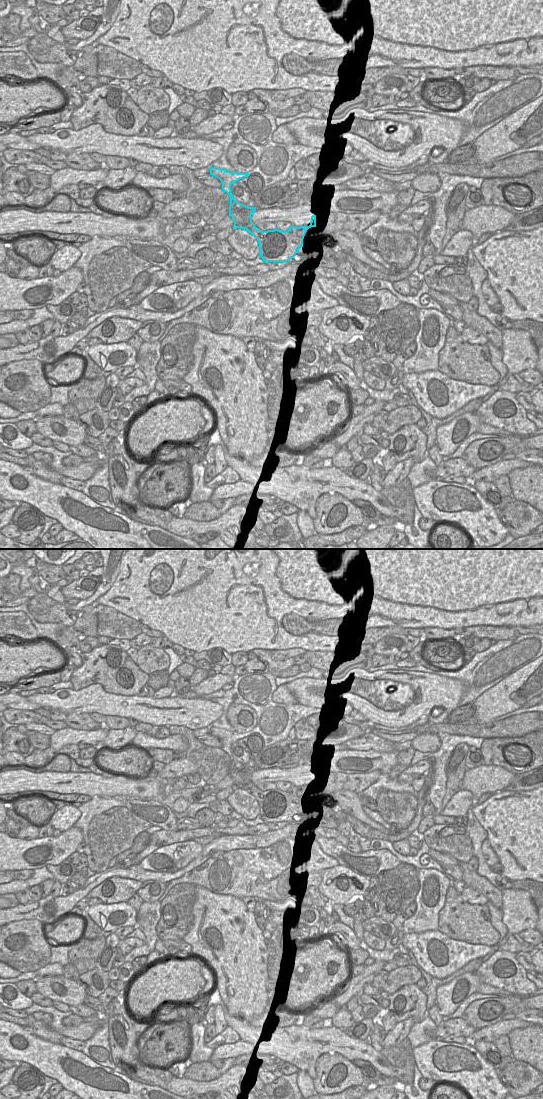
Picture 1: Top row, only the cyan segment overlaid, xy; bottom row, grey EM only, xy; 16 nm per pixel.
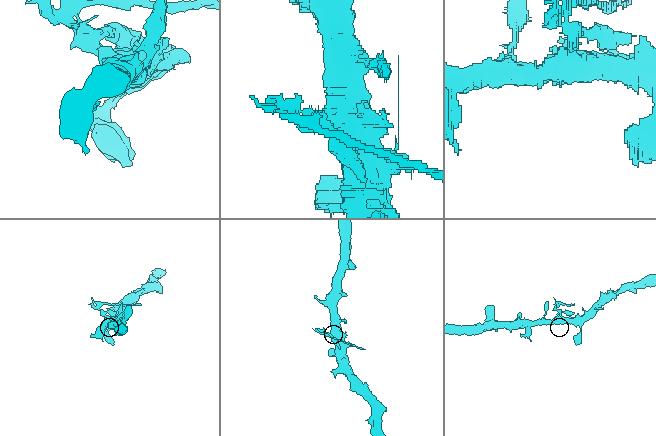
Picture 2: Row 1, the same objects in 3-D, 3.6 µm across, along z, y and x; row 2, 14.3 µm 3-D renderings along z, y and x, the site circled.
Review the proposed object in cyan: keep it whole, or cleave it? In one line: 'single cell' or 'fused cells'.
fused cells

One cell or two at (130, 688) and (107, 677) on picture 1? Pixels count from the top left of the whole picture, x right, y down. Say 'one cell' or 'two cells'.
one cell

